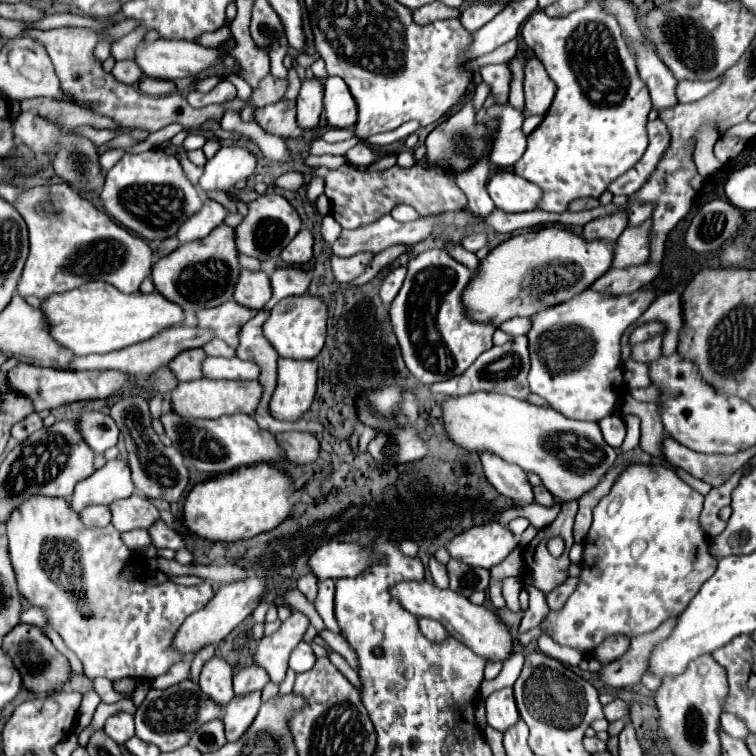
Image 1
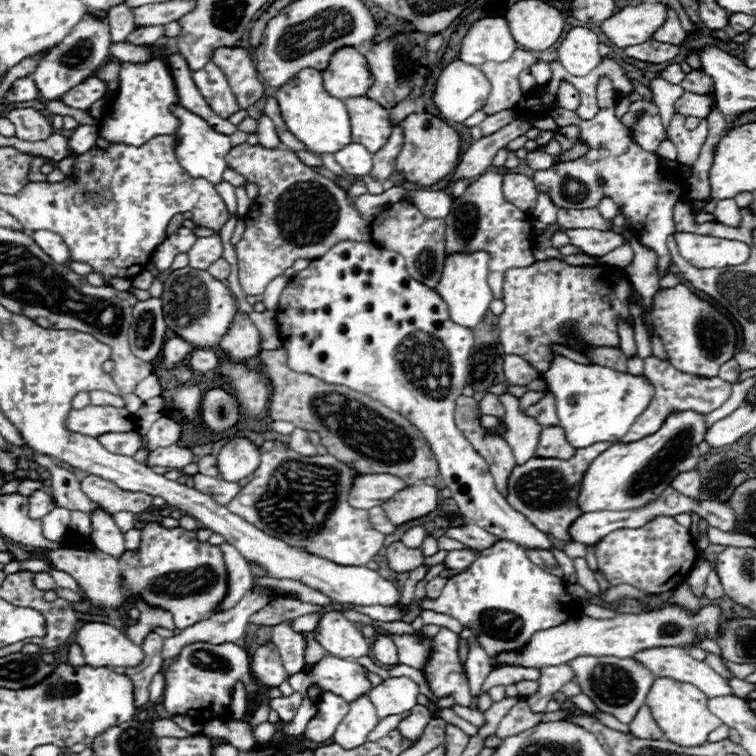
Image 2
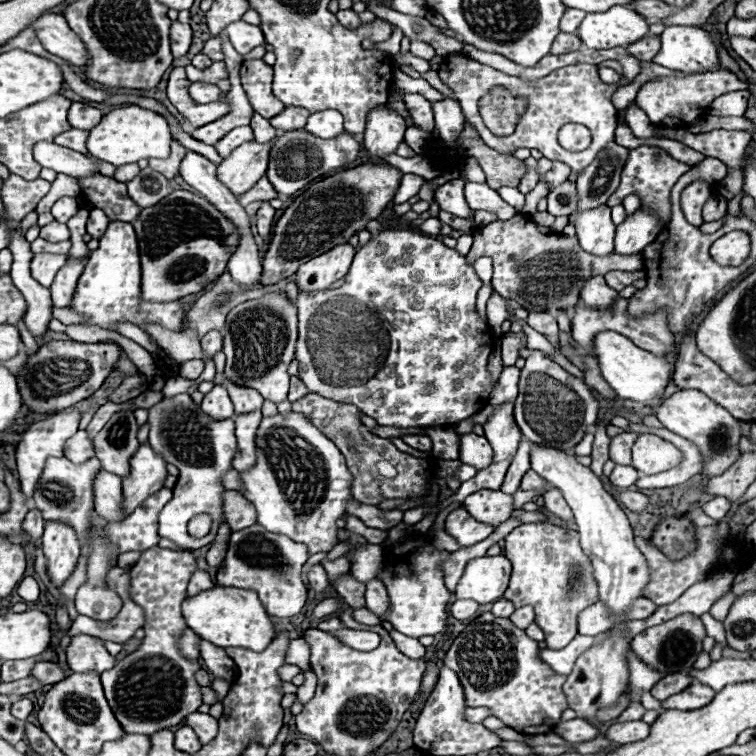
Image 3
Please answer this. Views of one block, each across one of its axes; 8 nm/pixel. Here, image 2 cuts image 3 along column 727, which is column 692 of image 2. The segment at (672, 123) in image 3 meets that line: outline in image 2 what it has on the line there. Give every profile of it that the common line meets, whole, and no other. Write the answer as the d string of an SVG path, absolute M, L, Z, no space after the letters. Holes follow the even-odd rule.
M692 70L682 80L682 88L684 88L684 92L694 92L694 94L702 96L702 94L712 94L714 92L714 82L702 70Z

